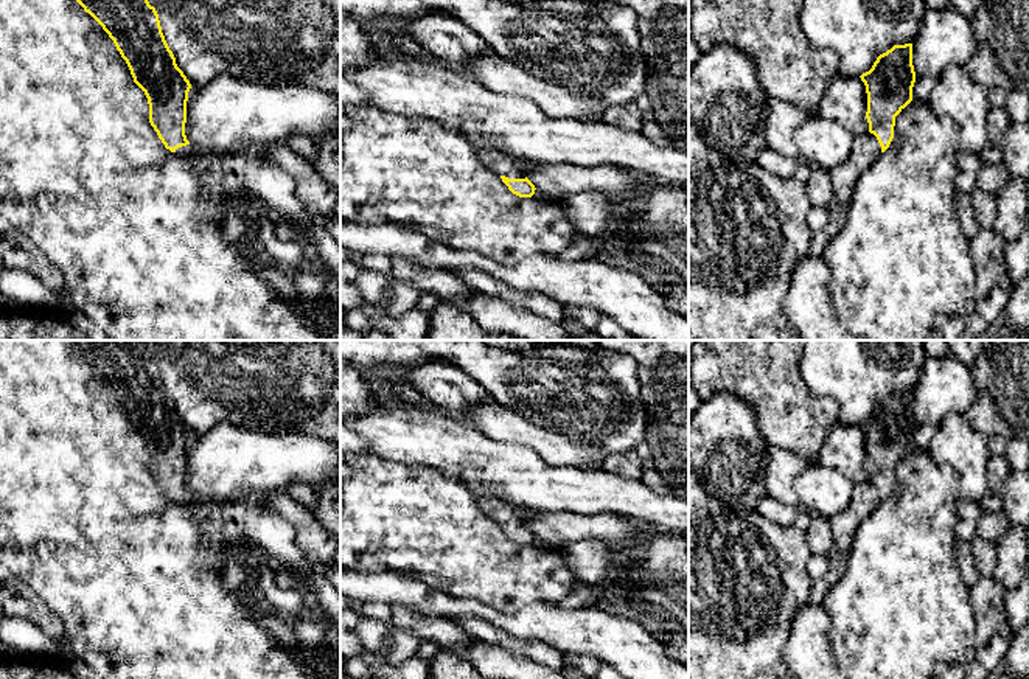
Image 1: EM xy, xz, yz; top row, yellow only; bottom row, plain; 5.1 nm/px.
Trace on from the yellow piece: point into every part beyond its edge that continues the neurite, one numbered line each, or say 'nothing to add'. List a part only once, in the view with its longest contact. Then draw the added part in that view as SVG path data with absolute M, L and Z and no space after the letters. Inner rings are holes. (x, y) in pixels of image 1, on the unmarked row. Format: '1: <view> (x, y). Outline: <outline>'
1: xz (502, 511). Outline: M477 497L477 505L485 516L508 527L525 527L532 511L497 497Z

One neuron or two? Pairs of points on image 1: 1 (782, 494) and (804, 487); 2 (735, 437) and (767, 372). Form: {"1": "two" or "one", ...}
{"1": "two", "2": "two"}

